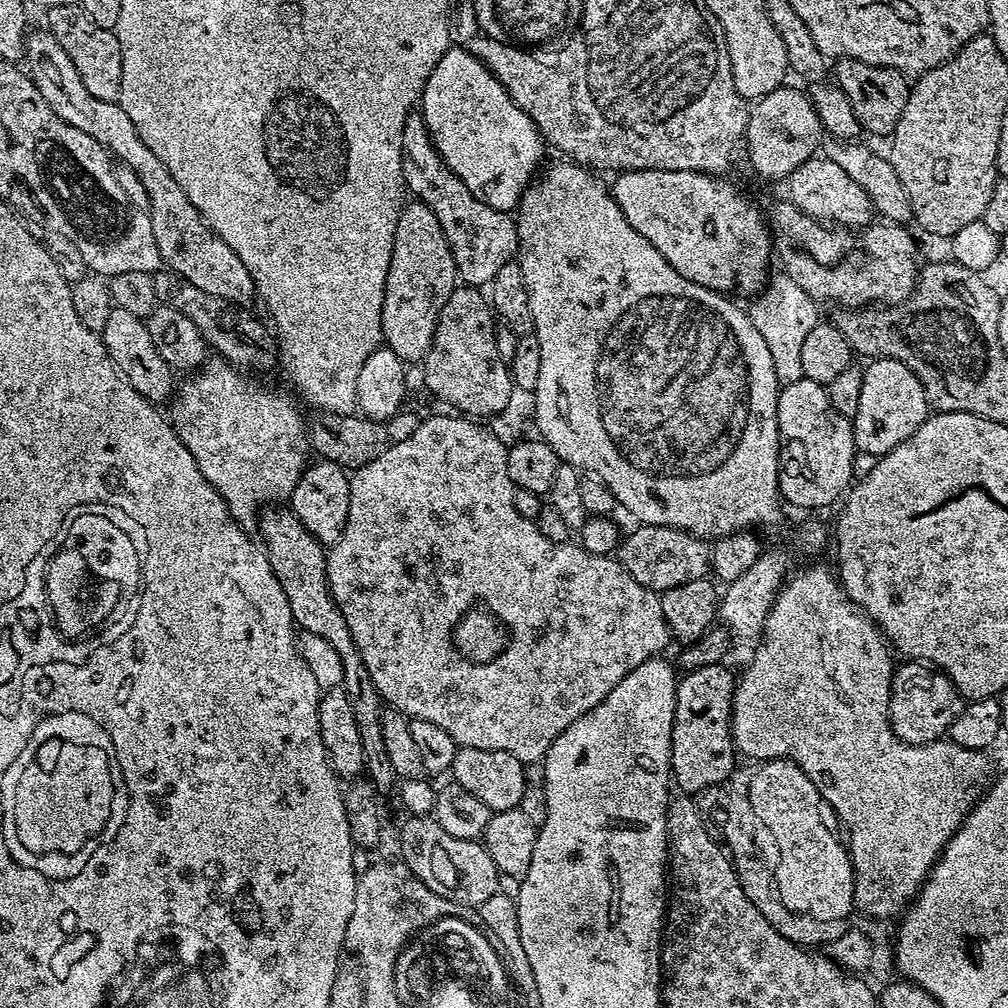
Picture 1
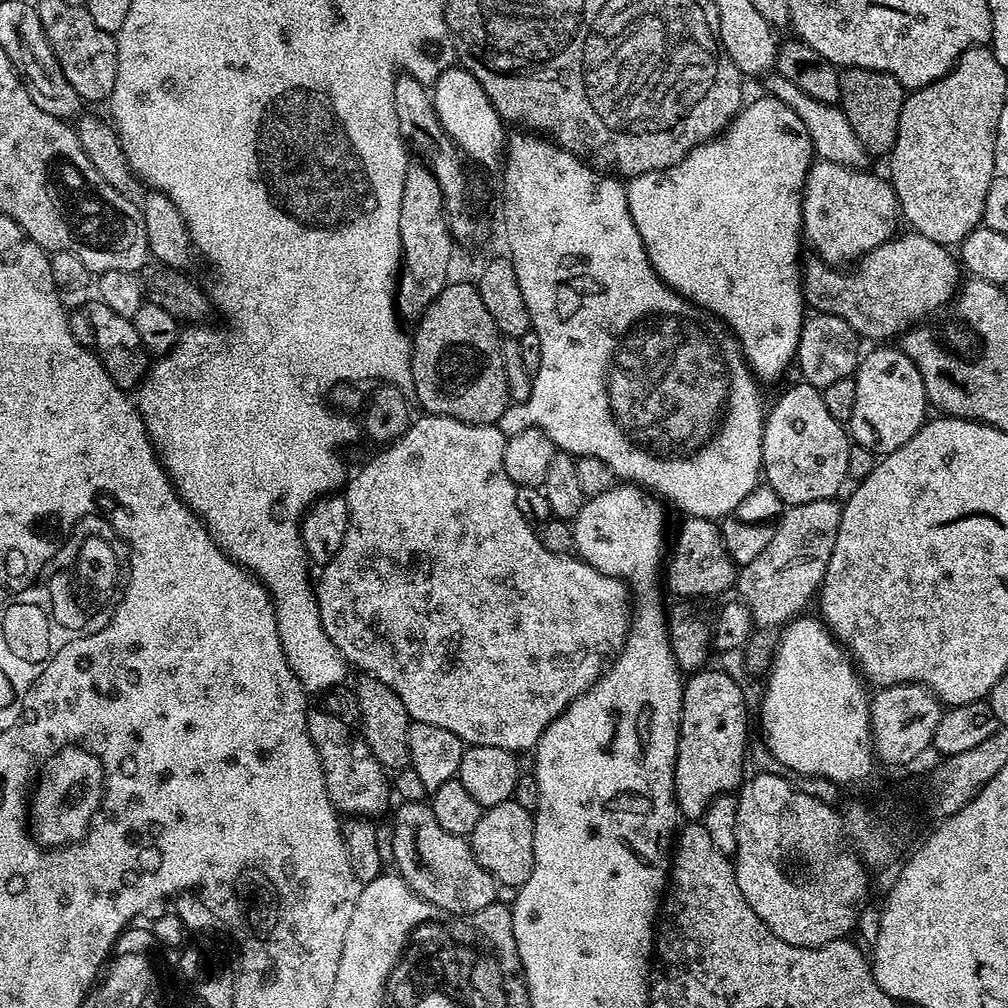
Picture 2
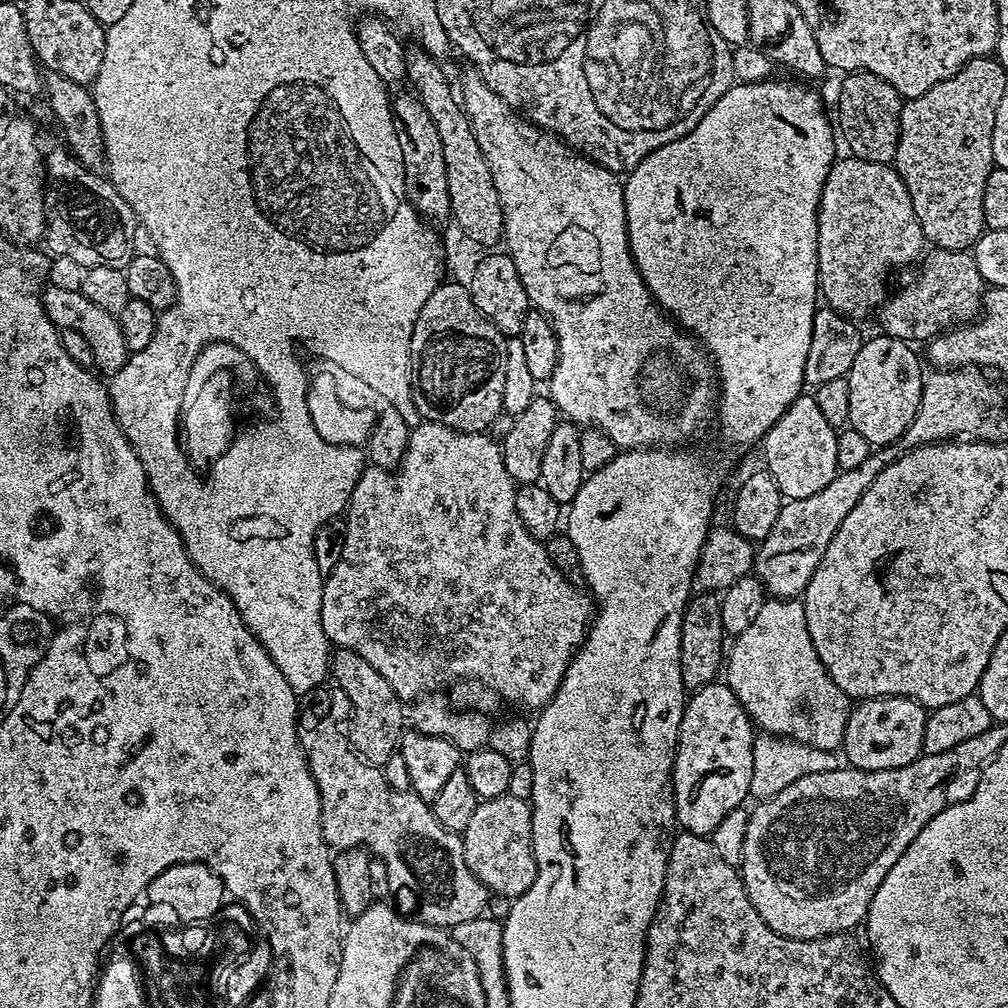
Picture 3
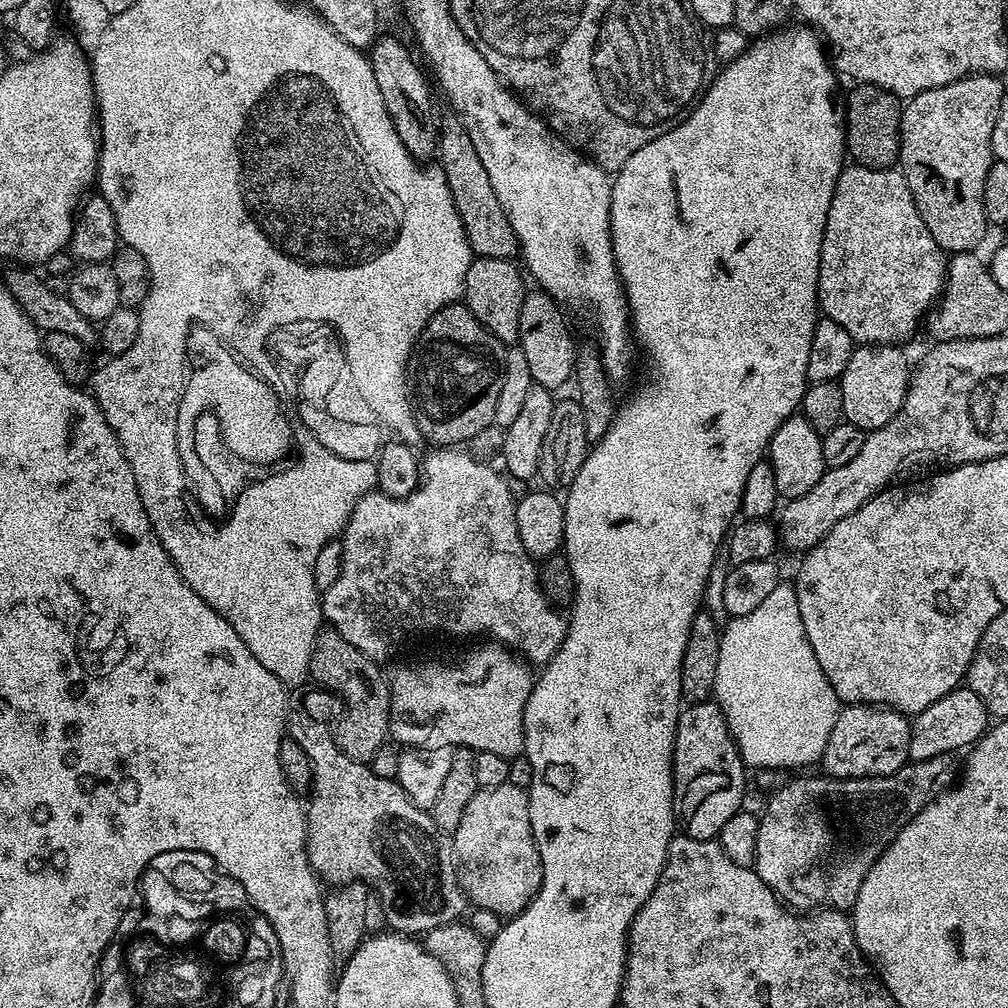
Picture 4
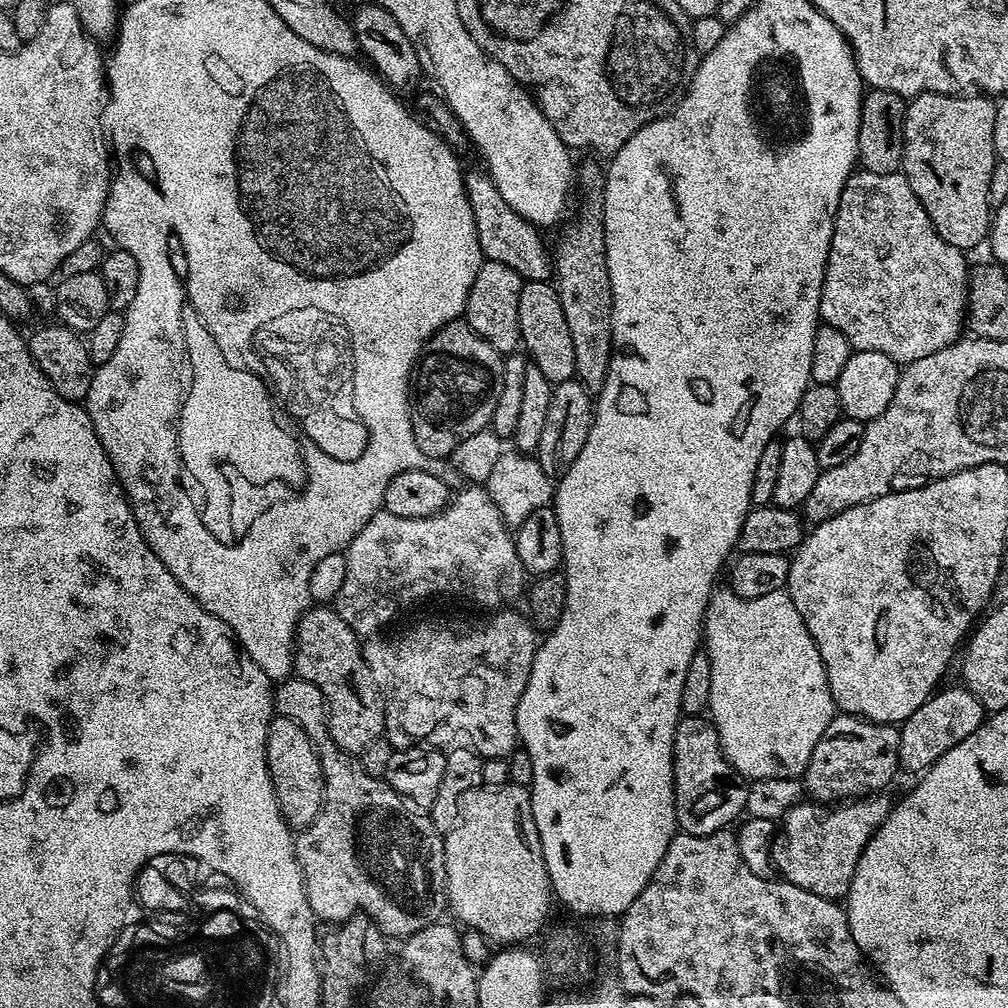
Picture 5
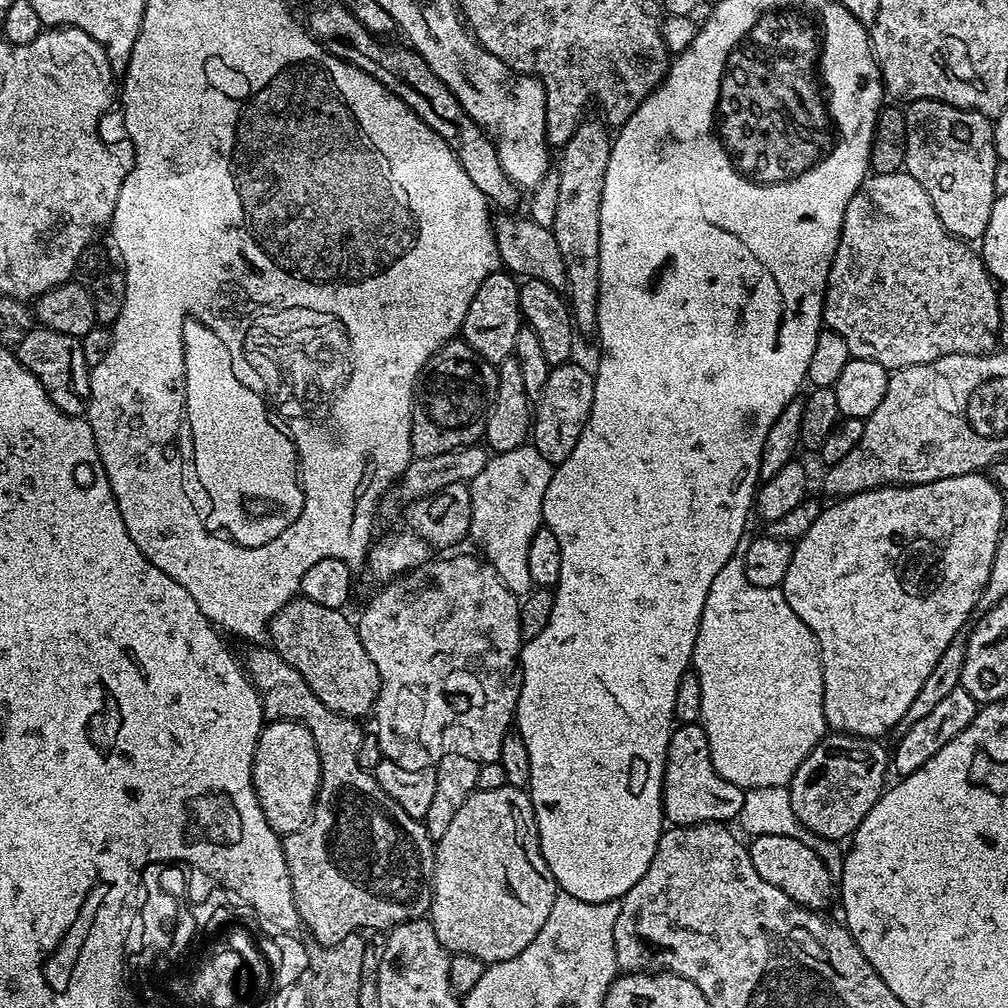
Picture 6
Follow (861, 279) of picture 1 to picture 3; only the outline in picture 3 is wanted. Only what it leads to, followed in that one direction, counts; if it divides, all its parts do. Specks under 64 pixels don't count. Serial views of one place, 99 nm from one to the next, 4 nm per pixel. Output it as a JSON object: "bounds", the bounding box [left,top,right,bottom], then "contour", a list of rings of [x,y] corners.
{"bounds":[878,247,986,342],"contour":[[[937,247],[931,251],[919,261],[916,276],[910,277],[897,292],[895,289],[880,305],[878,317],[884,327],[883,335],[927,342],[949,328],[971,324],[981,315],[986,285],[982,274],[978,274],[975,255],[968,250],[951,252]]]}

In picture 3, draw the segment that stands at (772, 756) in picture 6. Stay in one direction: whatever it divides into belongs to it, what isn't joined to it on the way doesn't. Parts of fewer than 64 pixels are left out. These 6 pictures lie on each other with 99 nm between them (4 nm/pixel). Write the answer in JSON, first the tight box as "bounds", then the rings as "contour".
{"bounds":[726,598,850,752],"contour":[[[796,598],[765,599],[762,611],[750,622],[747,630],[733,639],[732,652],[726,656],[726,683],[748,711],[753,725],[761,733],[785,737],[791,741],[808,744],[818,750],[835,752],[843,745],[844,731],[850,711],[850,698],[830,678],[810,642],[806,630],[806,610]]]}

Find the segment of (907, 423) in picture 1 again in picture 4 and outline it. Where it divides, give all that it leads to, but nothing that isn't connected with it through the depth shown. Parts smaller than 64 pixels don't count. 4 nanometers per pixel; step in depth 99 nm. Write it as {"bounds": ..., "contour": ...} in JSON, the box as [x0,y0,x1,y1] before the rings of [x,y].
{"bounds":[838,344,910,430],"contour":[[[861,344],[853,347],[850,362],[846,362],[846,370],[838,381],[847,423],[865,430],[881,428],[896,417],[898,410],[902,410],[910,375],[910,363],[902,349],[894,344]]]}

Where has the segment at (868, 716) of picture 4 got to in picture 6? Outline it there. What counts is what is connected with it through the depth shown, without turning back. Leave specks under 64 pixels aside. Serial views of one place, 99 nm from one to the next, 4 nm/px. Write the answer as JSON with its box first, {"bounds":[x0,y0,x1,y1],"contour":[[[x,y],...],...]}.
{"bounds":[787,734,890,840],"contour":[[[828,734],[806,754],[806,762],[798,766],[792,783],[787,785],[790,802],[798,822],[809,833],[824,840],[851,837],[856,827],[870,814],[874,802],[886,790],[884,779],[890,776],[890,752],[879,739],[847,734]]]}

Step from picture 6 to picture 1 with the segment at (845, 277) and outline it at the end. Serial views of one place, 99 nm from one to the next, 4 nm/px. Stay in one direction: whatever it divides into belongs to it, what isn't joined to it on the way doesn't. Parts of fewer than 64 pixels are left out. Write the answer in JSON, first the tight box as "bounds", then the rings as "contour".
{"bounds":[786,154,874,230],"contour":[[[817,154],[811,156],[798,170],[786,177],[788,184],[787,199],[807,216],[813,216],[821,222],[835,222],[849,230],[863,230],[873,223],[874,209],[866,190],[838,166],[829,156]]]}

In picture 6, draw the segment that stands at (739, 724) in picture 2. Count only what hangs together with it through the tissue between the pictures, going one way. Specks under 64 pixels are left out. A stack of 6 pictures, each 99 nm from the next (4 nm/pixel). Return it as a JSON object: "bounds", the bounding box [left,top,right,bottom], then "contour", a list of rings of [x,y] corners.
{"bounds":[664,723,745,825],"contour":[[[681,723],[673,727],[664,767],[664,818],[669,825],[714,824],[735,821],[742,810],[745,789],[726,782],[710,758],[704,725]]]}

